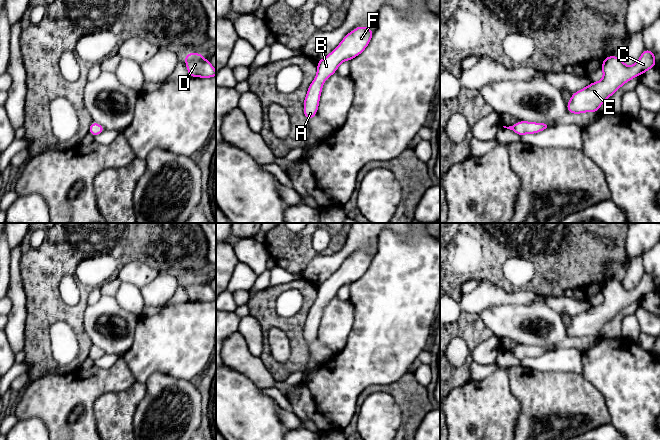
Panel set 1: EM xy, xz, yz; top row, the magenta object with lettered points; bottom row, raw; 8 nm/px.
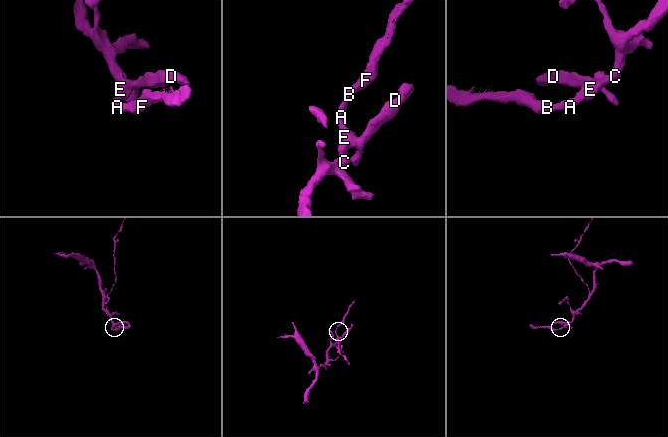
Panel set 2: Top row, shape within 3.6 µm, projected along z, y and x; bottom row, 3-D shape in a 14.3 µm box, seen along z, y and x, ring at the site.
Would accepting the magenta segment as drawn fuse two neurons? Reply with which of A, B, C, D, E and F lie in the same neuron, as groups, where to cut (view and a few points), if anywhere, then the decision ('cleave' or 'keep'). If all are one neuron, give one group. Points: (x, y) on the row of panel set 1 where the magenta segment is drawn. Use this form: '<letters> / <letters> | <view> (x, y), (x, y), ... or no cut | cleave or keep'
A B C D E F | no cut | keep

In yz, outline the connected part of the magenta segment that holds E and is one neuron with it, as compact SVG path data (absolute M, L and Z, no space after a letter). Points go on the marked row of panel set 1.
M644 49L638 61L632 66L626 66L620 57L605 57L601 67L603 79L592 82L589 86L572 94L567 103L568 112L573 114L598 112L601 104L622 85L655 66L655 55L647 49Z

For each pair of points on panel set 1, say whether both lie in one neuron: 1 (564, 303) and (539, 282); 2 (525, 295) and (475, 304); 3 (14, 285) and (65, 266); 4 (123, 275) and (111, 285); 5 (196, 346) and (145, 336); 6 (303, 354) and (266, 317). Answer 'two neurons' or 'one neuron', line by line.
1: two neurons
2: one neuron
3: two neurons
4: two neurons
5: one neuron
6: one neuron

